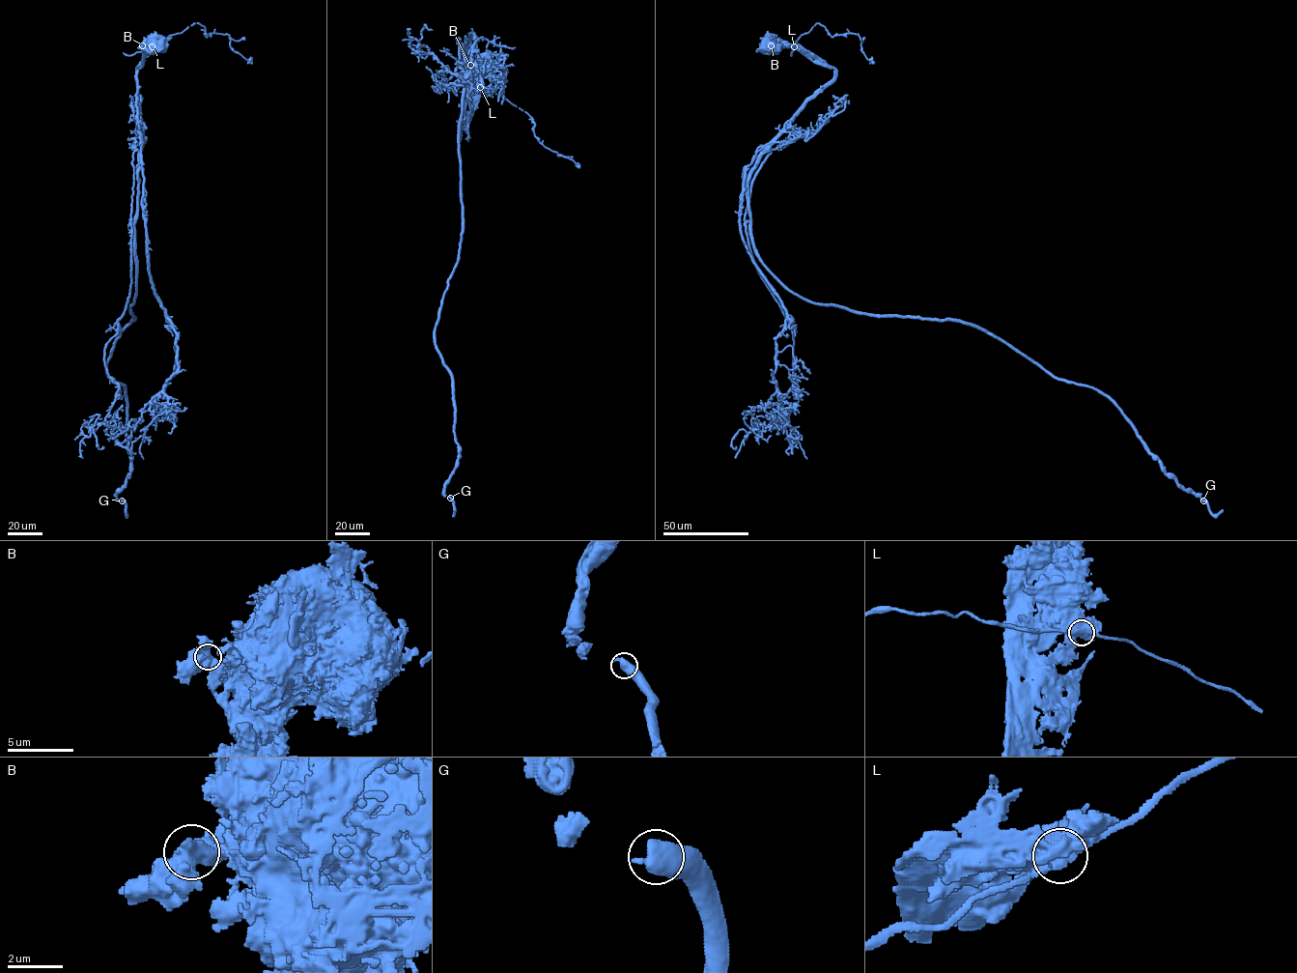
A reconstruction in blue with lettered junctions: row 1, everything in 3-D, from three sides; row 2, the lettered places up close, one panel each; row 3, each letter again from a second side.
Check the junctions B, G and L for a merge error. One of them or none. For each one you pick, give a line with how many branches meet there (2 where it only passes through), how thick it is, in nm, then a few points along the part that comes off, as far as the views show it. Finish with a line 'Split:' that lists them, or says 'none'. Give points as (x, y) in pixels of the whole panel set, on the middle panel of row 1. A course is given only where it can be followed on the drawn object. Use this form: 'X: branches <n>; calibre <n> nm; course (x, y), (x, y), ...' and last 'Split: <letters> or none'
L: branches 1; calibre 1100 nm; course (480, 87), (501, 96), (526, 112), (535, 124), (533, 131), (537, 140), (579, 166)
Split: L

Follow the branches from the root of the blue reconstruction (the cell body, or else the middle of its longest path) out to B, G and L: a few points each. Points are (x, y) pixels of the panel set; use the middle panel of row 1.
B: (483, 62), (470, 65)
G: (483, 62), (465, 128), (462, 44), (461, 241), (435, 332), (455, 406), (450, 498)
L: (483, 62), (478, 63), (480, 87)

